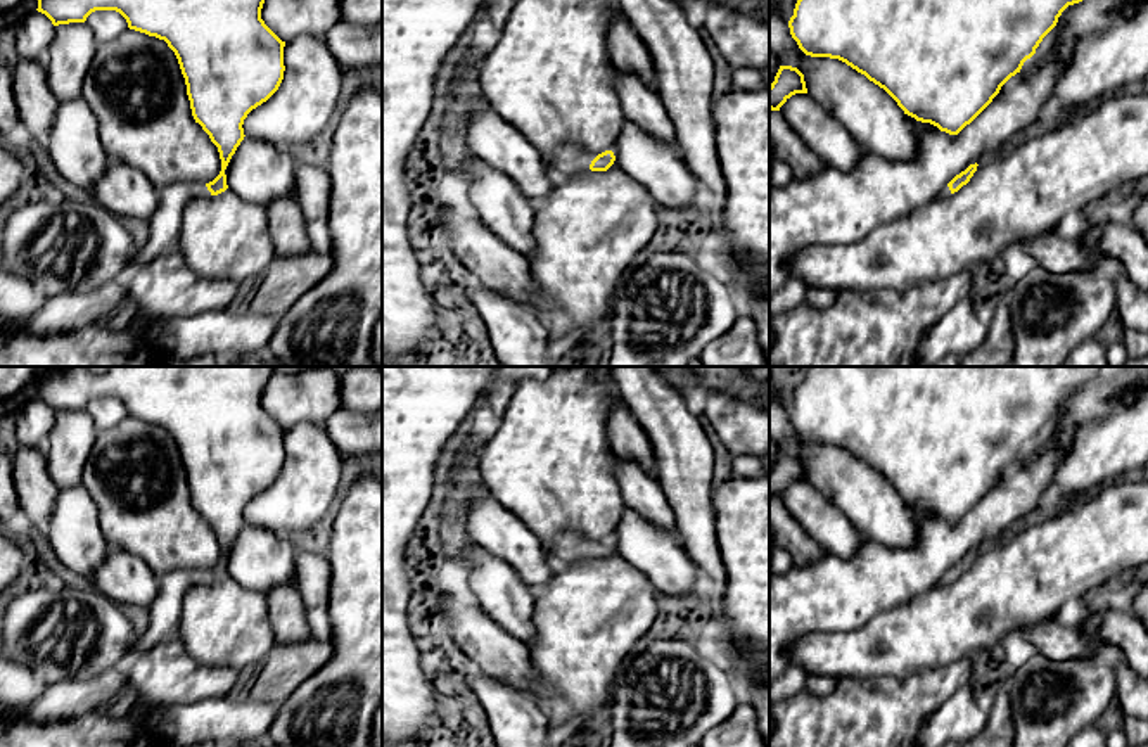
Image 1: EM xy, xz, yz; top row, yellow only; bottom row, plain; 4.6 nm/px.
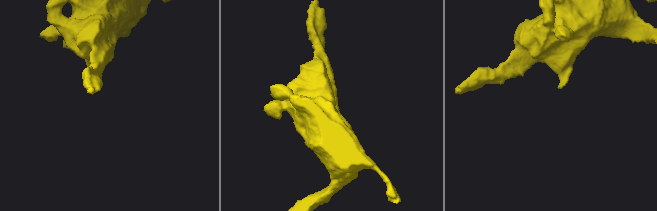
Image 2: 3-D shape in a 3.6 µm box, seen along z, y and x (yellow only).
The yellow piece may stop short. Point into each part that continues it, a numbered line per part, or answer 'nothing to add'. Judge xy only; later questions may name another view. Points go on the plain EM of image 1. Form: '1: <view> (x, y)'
1: xy (165, 611)

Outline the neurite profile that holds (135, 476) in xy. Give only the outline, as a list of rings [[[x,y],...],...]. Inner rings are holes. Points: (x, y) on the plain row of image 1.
[[[128,415],[114,427],[97,431],[81,484],[97,505],[109,545],[142,559],[157,578],[209,571],[220,562],[218,534],[192,503],[185,465],[164,427]]]

